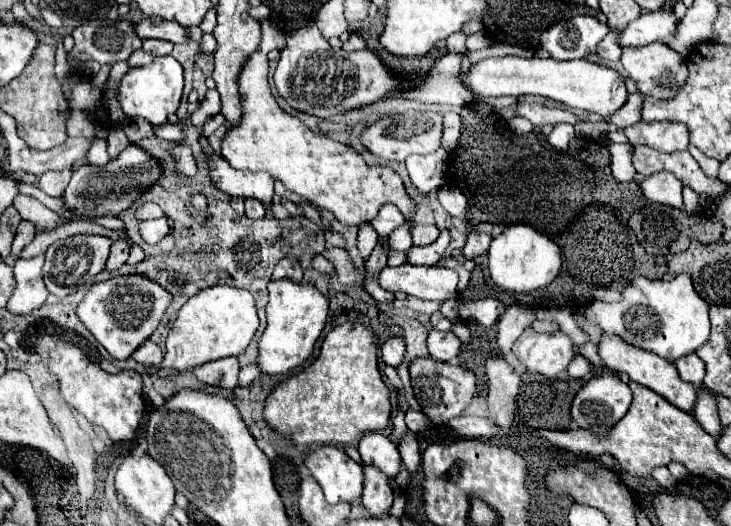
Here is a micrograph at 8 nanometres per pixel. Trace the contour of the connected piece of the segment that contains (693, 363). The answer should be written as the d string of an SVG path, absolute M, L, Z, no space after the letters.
M690 353L682 359L678 359L674 365L676 365L682 381L688 381L688 383L694 383L694 385L702 383L702 379L706 375L706 365L696 353Z

